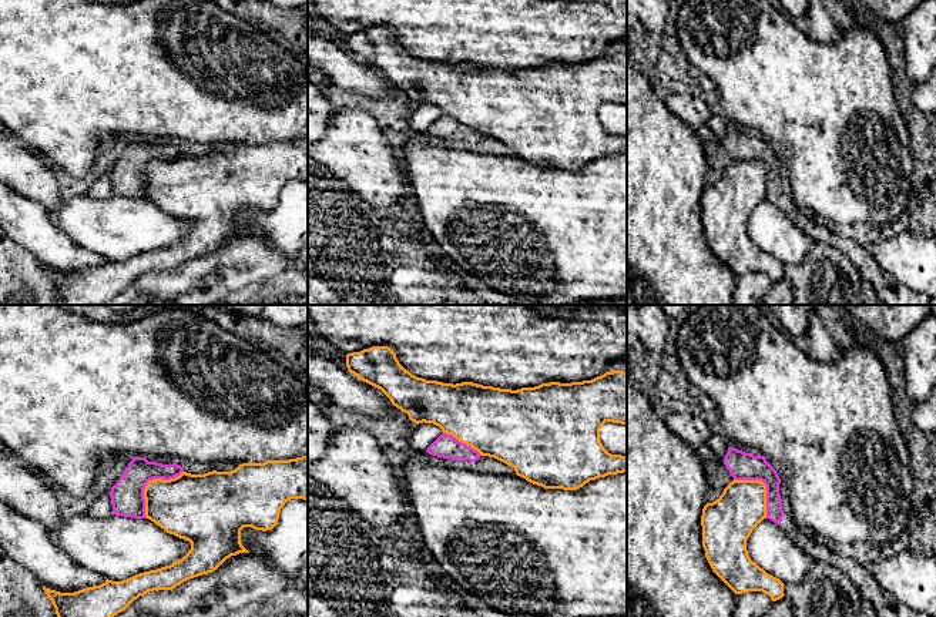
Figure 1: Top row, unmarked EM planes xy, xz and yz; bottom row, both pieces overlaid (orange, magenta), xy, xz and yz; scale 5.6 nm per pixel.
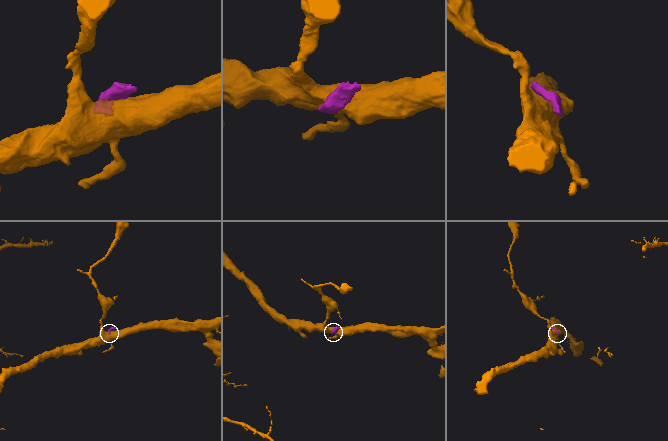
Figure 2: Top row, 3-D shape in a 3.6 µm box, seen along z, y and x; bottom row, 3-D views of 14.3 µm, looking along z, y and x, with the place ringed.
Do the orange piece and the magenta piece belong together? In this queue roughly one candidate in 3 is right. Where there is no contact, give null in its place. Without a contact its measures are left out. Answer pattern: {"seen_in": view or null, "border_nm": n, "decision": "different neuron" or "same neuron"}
{"seen_in": "xy", "border_nm": 340, "decision": "different neuron"}

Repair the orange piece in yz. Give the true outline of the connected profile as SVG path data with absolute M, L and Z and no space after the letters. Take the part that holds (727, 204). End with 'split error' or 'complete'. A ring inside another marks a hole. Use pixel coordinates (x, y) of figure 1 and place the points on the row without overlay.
M732 161L718 181L702 190L702 228L712 252L735 274L762 272L772 282L782 279L784 264L754 244L747 231L752 211L766 199L766 167L761 161Z; complete

